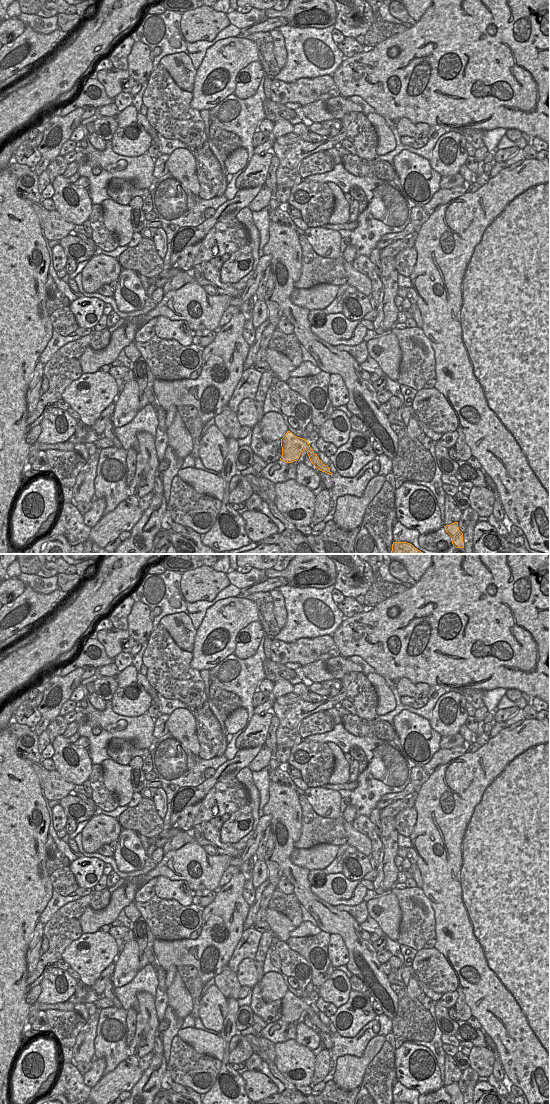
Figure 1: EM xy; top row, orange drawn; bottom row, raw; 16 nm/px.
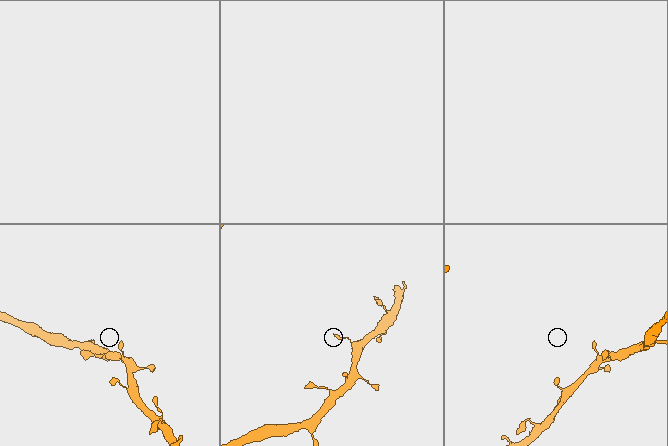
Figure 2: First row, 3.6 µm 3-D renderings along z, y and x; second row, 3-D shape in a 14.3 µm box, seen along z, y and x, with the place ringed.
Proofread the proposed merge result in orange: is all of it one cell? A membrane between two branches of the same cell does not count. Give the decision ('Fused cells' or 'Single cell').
Single cell.

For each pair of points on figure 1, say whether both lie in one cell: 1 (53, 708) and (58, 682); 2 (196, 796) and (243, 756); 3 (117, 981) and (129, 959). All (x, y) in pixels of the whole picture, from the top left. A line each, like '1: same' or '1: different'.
1: same
2: same
3: same

